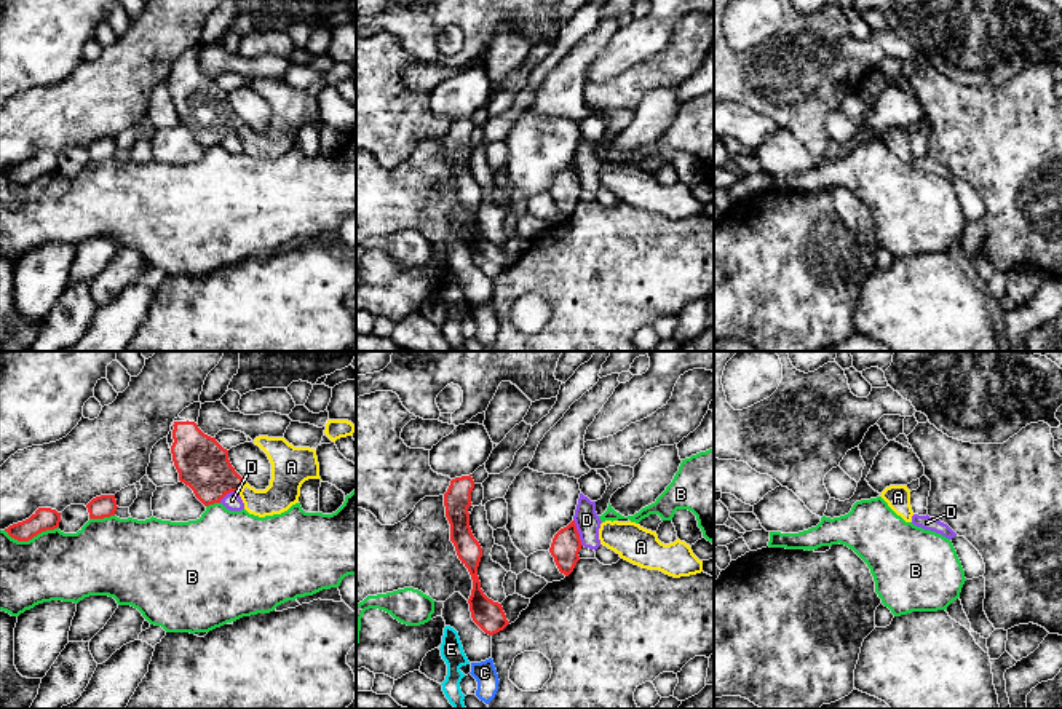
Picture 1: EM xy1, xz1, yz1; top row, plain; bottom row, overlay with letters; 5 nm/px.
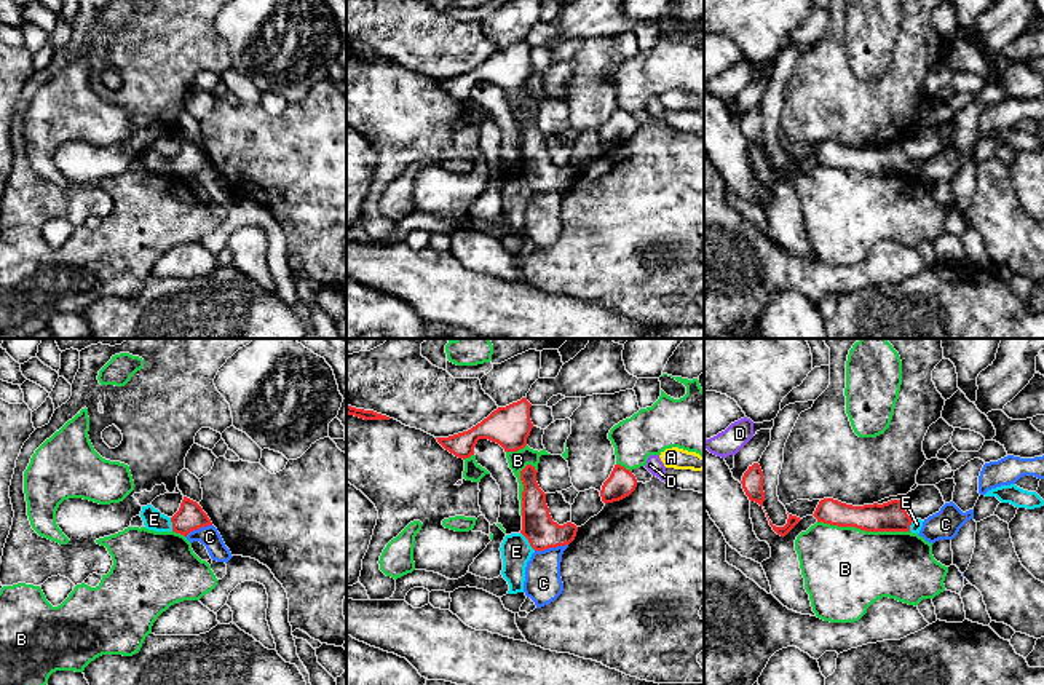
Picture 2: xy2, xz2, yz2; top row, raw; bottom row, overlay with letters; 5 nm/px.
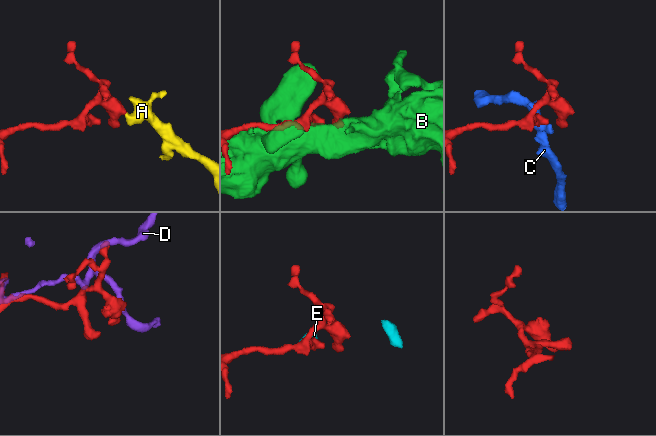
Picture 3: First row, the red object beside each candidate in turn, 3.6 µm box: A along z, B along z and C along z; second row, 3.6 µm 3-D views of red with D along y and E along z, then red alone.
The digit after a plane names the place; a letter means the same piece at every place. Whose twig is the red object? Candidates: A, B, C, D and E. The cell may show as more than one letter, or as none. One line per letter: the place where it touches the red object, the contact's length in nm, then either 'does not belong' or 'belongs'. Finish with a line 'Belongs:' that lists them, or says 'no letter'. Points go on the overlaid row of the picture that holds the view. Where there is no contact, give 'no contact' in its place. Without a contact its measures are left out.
A: meets red in xy1 at (240, 487); contact 70 nm long; belongs
B: meets red in yz2 at (864, 529); contact 460 nm long; does not belong
C: meets red in xz2 at (551, 546); contact 170 nm long; does not belong
D: meets red in xz1 at (577, 532); contact 140 nm long; does not belong
E: meets red in xz2 at (529, 542); contact 120 nm long; does not belong
Belongs: A

